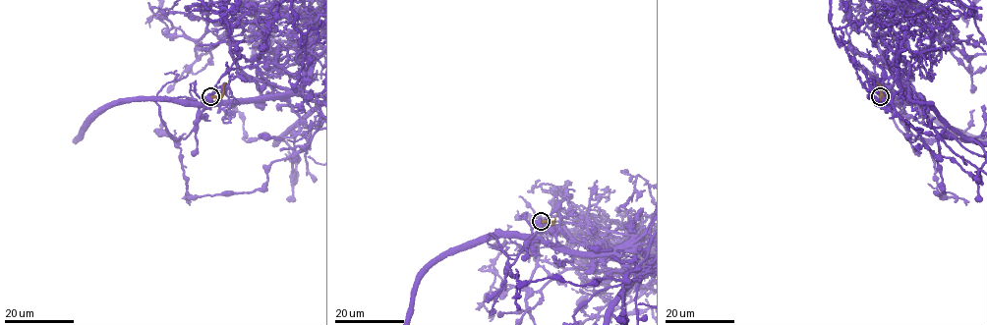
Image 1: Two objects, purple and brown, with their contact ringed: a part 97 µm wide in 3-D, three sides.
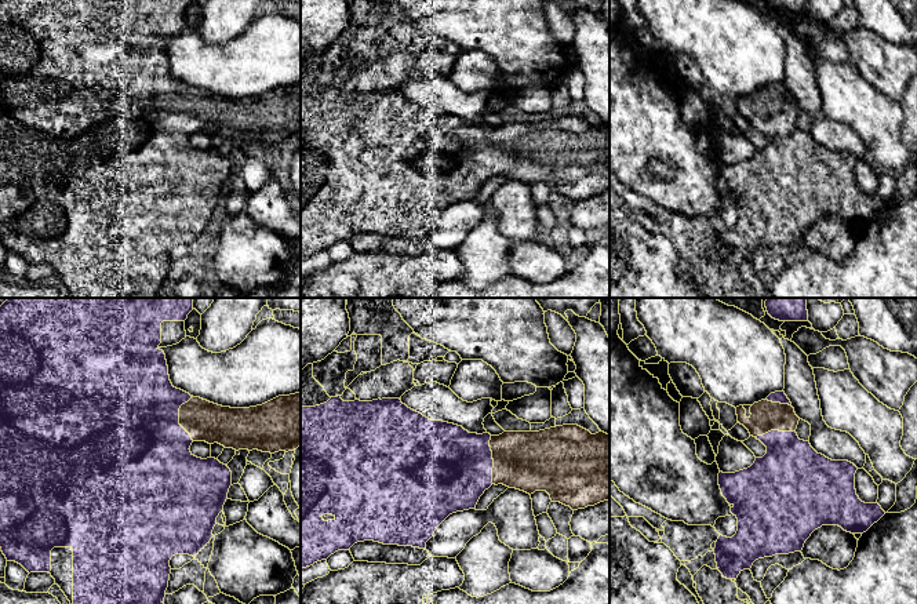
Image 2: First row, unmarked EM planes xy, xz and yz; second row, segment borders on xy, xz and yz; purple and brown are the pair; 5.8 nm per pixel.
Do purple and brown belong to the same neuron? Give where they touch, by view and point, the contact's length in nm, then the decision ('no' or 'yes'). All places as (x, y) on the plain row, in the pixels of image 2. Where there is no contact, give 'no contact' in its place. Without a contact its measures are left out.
meets purple in xy at (178, 109); contact 260 nm long; yes

